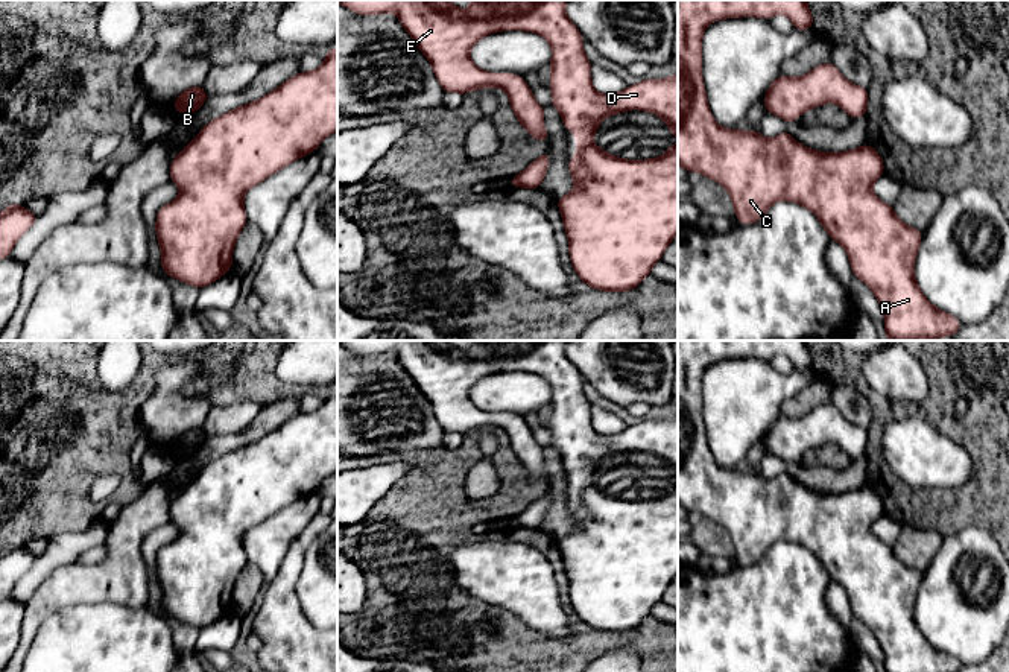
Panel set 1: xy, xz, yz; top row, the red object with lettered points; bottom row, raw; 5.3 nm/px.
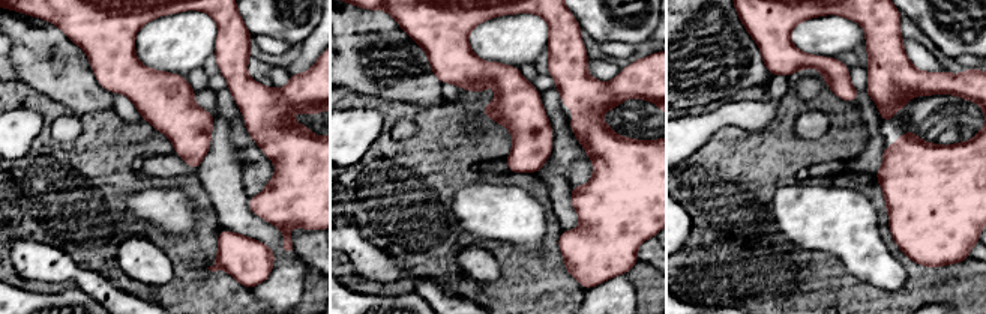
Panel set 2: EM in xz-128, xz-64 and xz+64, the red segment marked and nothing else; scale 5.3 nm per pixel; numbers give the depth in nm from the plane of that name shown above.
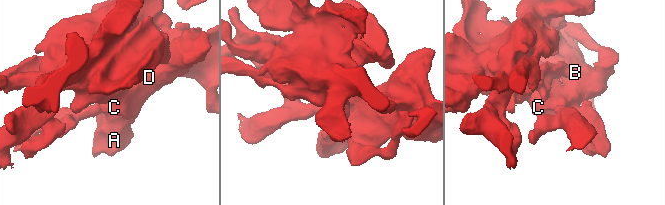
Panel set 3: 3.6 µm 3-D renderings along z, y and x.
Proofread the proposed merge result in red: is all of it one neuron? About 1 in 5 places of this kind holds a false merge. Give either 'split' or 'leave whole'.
leave whole

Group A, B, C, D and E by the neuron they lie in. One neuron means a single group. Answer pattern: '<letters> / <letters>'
A B C D E

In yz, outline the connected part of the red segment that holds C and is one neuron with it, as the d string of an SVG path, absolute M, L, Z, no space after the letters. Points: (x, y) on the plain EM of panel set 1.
M678 341L678 505L687 514L699 512L722 525L731 535L739 564L758 563L777 541L796 543L814 553L831 581L845 588L852 616L874 632L884 654L884 672L959 672L962 663L935 648L916 623L915 599L924 573L898 559L894 547L872 534L872 525L884 514L883 500L872 487L865 483L846 493L816 493L793 480L787 470L775 479L764 479L758 471L722 468L713 459L702 423L702 377L707 365L739 357L770 360L777 354L789 357L793 369L811 371L813 356L805 341Z

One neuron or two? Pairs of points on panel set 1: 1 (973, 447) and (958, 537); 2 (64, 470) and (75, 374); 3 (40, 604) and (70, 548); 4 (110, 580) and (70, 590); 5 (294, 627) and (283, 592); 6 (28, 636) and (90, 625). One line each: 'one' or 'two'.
1: two
2: one
3: two
4: one
5: one
6: two

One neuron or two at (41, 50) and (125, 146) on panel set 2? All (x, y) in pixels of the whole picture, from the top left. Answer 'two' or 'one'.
two

